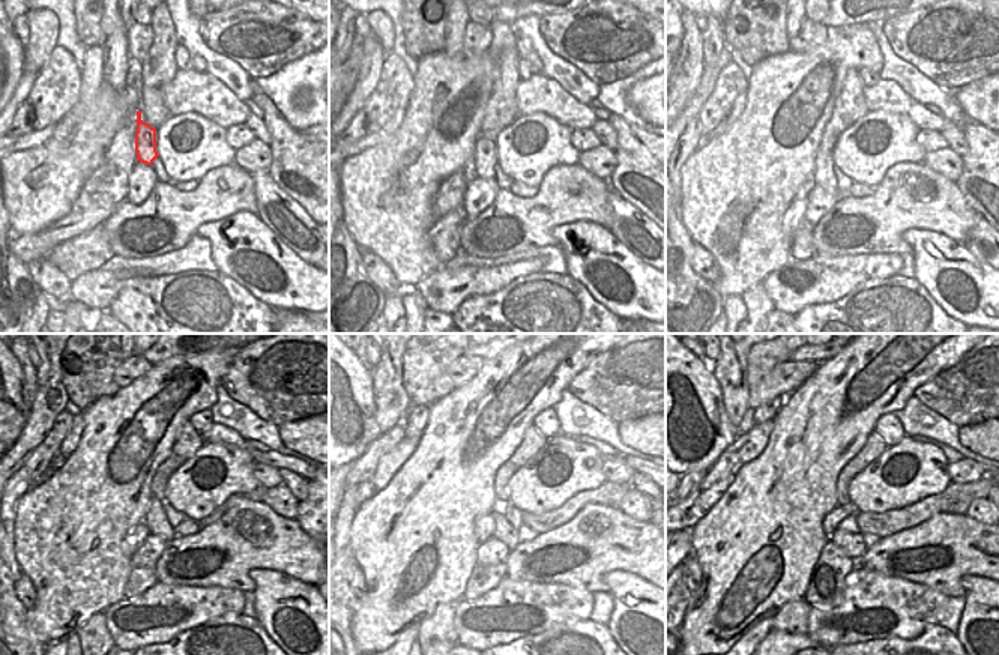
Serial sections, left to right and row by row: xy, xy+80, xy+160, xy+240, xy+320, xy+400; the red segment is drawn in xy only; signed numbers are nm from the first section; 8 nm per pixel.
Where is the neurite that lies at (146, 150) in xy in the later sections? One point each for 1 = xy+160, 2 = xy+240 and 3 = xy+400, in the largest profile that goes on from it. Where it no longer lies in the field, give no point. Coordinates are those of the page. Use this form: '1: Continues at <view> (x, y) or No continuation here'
1: Continues at xy+160 (822, 175)
2: Continues at xy+240 (155, 520)
3: Continues at xy+400 (854, 546).

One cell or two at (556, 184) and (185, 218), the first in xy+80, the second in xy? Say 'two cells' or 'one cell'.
one cell

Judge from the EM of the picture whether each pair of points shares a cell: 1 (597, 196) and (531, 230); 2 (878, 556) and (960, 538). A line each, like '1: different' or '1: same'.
1: same
2: same

